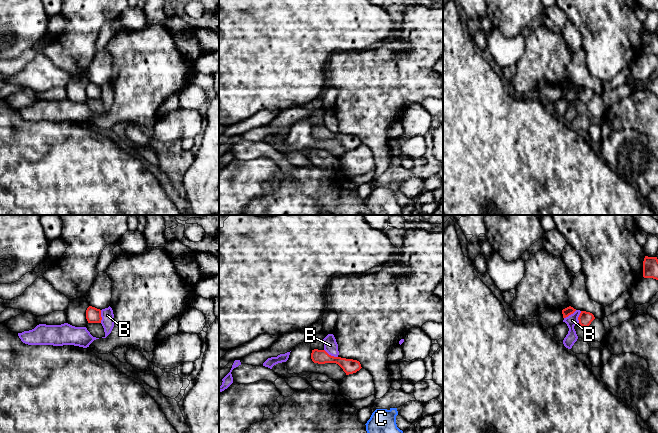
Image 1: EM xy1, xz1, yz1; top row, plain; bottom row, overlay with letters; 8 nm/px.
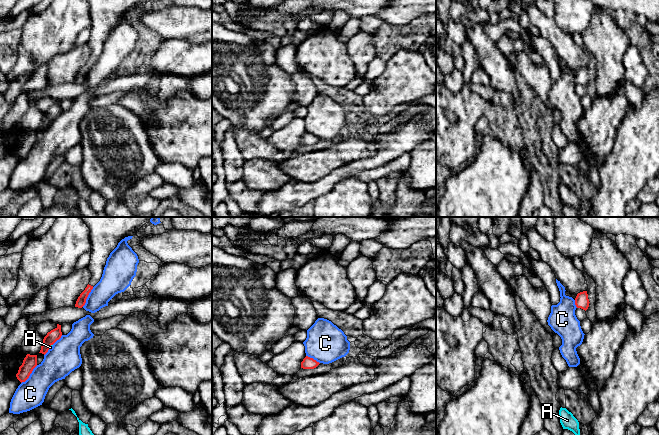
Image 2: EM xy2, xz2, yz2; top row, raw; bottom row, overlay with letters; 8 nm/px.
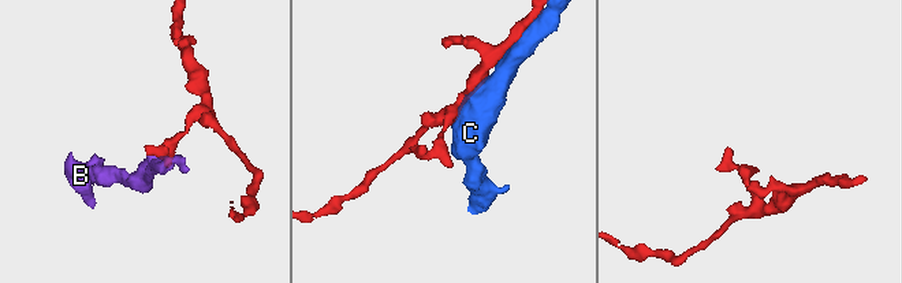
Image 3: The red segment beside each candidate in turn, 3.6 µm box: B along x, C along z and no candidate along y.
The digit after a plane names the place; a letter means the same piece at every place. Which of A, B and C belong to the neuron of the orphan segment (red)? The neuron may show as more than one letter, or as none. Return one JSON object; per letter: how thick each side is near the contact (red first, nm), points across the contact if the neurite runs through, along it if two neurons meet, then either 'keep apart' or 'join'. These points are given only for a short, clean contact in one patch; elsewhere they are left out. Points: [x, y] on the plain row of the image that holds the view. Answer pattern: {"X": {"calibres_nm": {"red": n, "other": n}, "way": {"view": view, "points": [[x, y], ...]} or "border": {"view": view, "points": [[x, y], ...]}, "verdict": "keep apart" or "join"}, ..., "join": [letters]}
{"A": {"calibres_nm": {"red": 90, "other": 20}, "border": {"view": "xy2", "points": [[52, 120], [48, 124]]}, "verdict": "keep apart"}, "B": {"calibres_nm": {"red": 120, "other": 110}, "border": {"view": "xz1", "points": [[324, 125], [329, 130], [337, 133]]}, "verdict": "keep apart"}, "C": {"calibres_nm": {"red": 110, "other": 240}, "verdict": "keep apart"}, "join": []}

